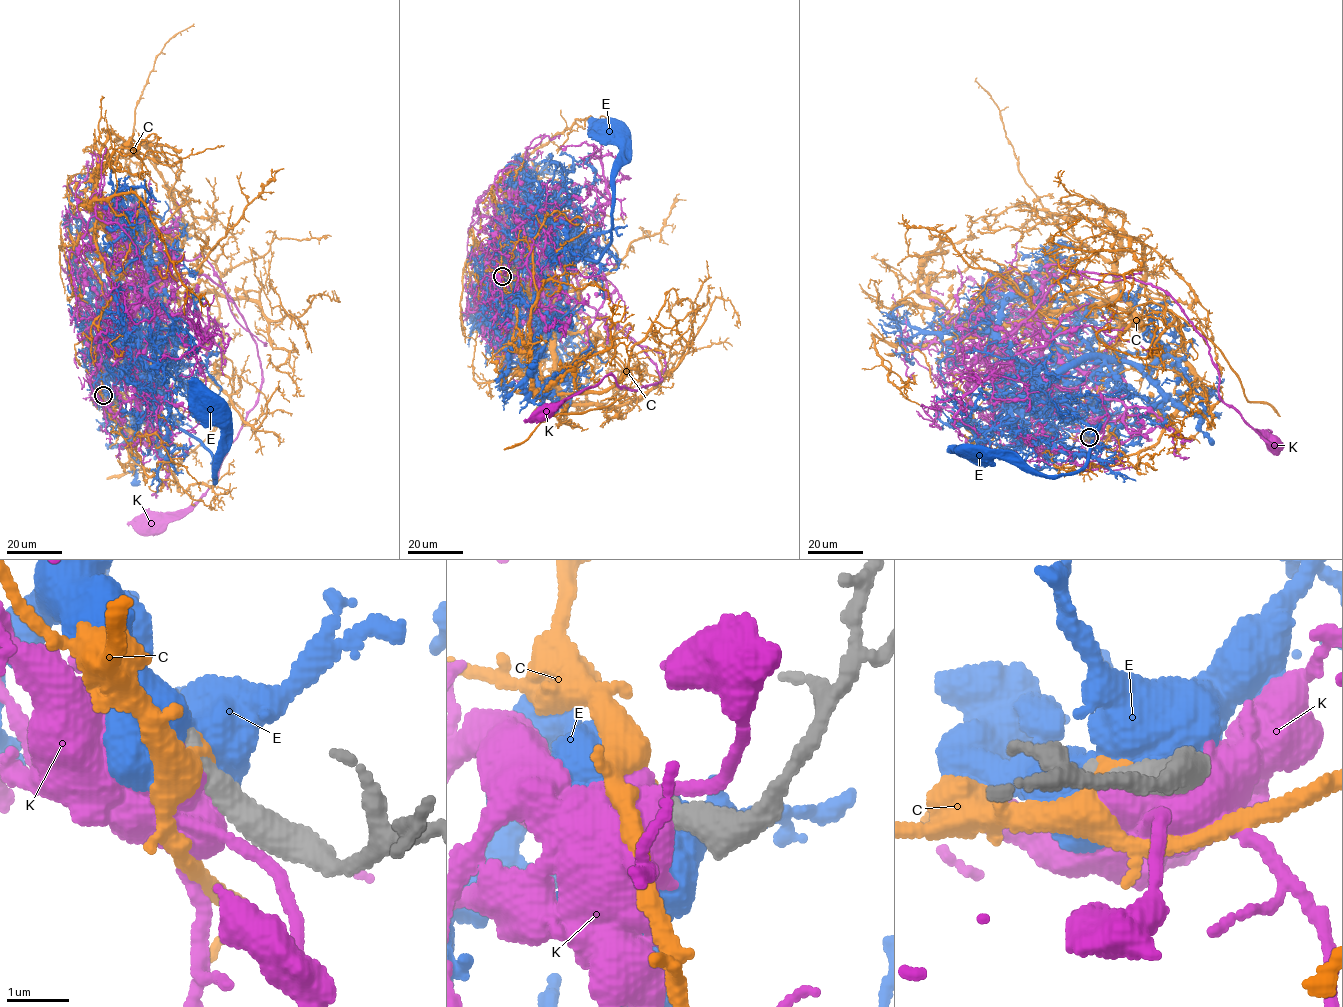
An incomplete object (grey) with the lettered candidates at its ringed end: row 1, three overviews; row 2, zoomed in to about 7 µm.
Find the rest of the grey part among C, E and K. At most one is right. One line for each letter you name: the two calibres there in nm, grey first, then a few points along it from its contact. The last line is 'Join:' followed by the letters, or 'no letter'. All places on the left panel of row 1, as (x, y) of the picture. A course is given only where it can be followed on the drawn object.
E: 400/650 nm | via (104, 396), (94, 372), (105, 344), (146, 342), (171, 417), (209, 452), (214, 482), (220, 429), (212, 403)
Join: E

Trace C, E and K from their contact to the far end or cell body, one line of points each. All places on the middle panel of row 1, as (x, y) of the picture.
C: (502, 276), (537, 392), (557, 376), (550, 322), (518, 276), (493, 193), (575, 119), (610, 128)
E: (503, 276), (495, 259), (526, 226), (554, 240), (558, 260), (600, 258), (619, 152), (612, 127)
K: (502, 276), (497, 235), (544, 221), (582, 297), (658, 370), (635, 390), (605, 376), (545, 411)

